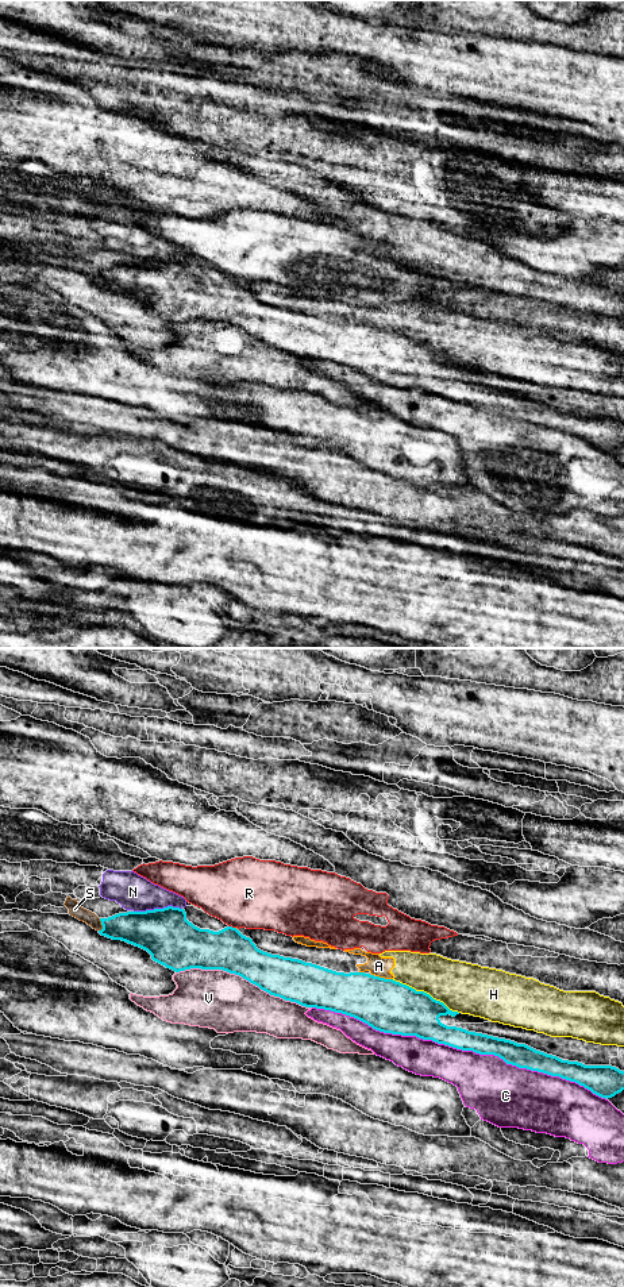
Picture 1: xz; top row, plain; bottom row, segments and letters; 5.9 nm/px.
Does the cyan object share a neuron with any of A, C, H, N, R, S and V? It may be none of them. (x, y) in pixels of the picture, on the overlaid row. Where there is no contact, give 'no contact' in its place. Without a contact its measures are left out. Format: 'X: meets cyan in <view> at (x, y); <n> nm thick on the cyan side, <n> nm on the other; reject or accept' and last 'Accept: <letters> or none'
A: meets cyan in xz at (384, 978); 320 nm thick on the cyan side, 120 nm on the other; reject
C: meets cyan in xz at (459, 1048); 170 nm thick on the cyan side, 320 nm on the other; reject
H: meets cyan in xz at (426, 993); 320 nm thick on the cyan side, 300 nm on the other; reject
N: meets cyan in xz at (157, 909); 300 nm thick on the cyan side, 220 nm on the other; reject
R: meets cyan in xz at (231, 927); 240 nm thick on the cyan side, 420 nm on the other; reject
S: meets cyan in xz at (101, 924); 220 nm thick on the cyan side, 80 nm on the other; reject
V: meets cyan in xz at (243, 978); 240 nm thick on the cyan side, 360 nm on the other; reject
Accept: none

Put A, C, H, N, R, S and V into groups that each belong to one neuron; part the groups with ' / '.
A H / C / N / R / S / V

